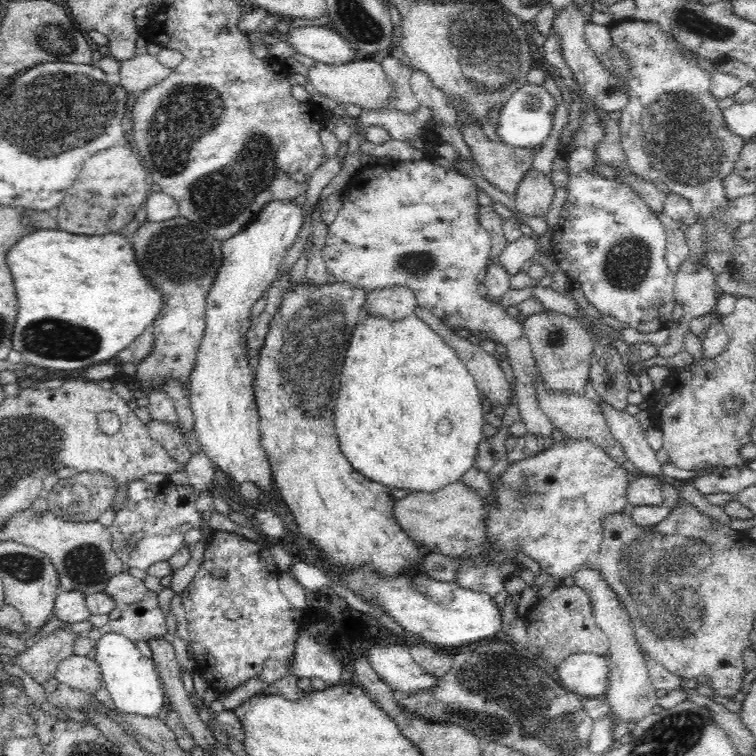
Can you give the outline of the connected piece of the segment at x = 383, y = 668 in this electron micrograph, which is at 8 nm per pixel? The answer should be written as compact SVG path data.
M375 642L368 649L367 661L382 682L386 682L396 692L414 694L431 689L439 678L426 674L411 657L409 646L398 642Z

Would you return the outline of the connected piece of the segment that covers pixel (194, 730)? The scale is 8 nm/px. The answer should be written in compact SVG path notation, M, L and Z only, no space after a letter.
M166 637L149 638L147 644L152 650L152 660L156 663L159 679L164 694L170 700L170 706L178 712L181 723L190 732L197 746L200 746L206 754L217 741L208 725L200 719L198 708L191 703L188 692L182 684L180 664L172 640Z

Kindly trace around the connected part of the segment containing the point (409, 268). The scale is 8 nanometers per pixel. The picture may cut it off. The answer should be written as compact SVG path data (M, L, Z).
M422 158L417 161L398 161L393 160L386 166L368 166L364 168L362 172L357 173L358 178L355 177L350 181L343 189L343 205L339 210L334 221L329 225L328 236L325 240L325 247L323 248L323 257L325 265L328 269L328 276L331 278L331 282L352 284L354 287L364 289L366 293L373 292L377 289L391 288L391 287L405 287L412 290L412 293L416 296L417 307L430 310L437 318L440 318L447 326L454 329L466 328L472 333L488 333L488 336L492 338L495 343L501 343L508 349L507 359L512 365L515 376L515 394L517 396L517 404L520 413L521 422L526 425L527 433L534 434L536 436L544 437L544 439L552 438L552 432L554 430L553 424L549 422L549 419L540 410L540 405L537 401L535 391L535 380L538 374L538 368L536 360L534 359L530 342L524 335L523 325L517 322L516 318L512 318L507 314L506 308L495 303L490 303L487 299L482 298L478 294L478 274L486 263L491 259L491 236L490 233L479 223L477 217L477 208L480 206L477 199L477 194L480 189L476 184L467 177L462 175L458 171L446 169L440 165L436 165L433 160Z

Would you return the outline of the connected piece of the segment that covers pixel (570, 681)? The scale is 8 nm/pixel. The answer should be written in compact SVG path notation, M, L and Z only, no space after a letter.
M594 653L571 654L555 670L560 684L583 698L604 697L609 685L607 656Z

